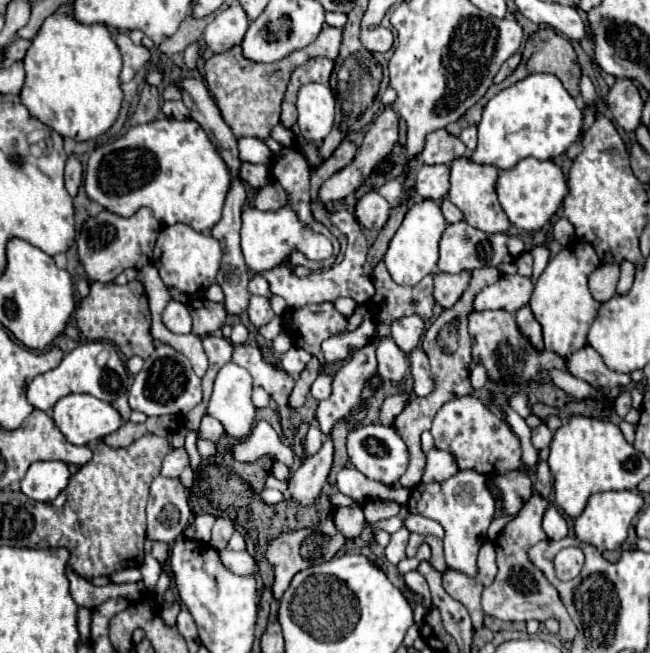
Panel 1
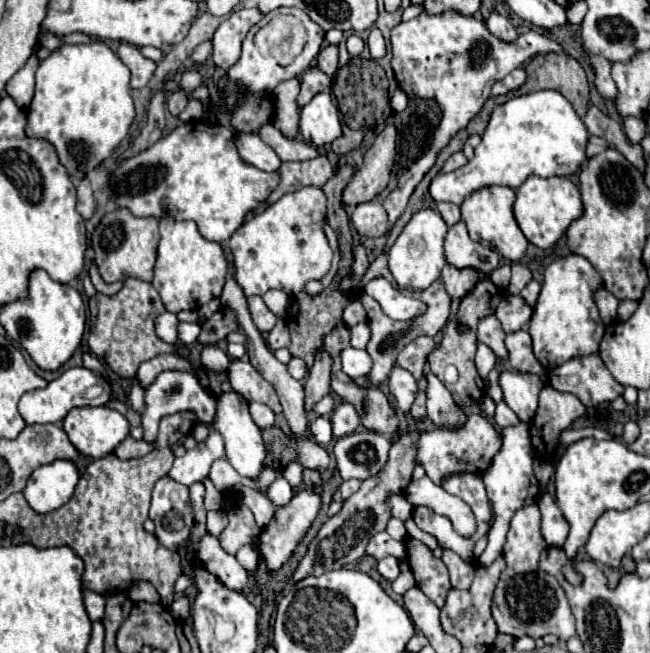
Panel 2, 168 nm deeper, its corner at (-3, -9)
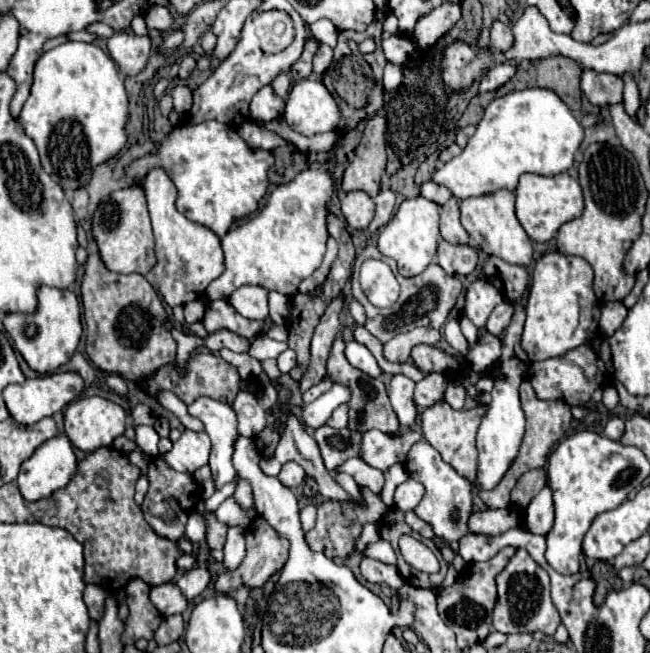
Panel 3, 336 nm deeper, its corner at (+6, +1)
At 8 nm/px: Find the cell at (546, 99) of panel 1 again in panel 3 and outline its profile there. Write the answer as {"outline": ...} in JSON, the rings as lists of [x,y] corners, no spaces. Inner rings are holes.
{"outline":[[[547,88],[515,90],[505,96],[495,98],[485,108],[483,118],[477,124],[477,132],[469,138],[469,144],[463,148],[463,152],[459,156],[455,156],[453,160],[439,166],[433,172],[431,180],[435,184],[449,188],[451,194],[459,200],[489,194],[489,192],[495,192],[501,188],[515,190],[517,180],[523,172],[533,172],[533,174],[541,174],[541,176],[555,176],[555,174],[567,172],[573,166],[573,160],[575,160],[573,156],[575,156],[577,148],[581,146],[581,140],[583,140],[583,128],[581,128],[577,116],[565,106],[565,102],[553,90],[547,90]]]}

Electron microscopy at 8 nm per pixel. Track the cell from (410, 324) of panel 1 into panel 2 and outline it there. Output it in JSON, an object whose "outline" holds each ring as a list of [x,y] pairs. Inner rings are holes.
{"outline":[[[416,338],[414,342],[410,342],[400,354],[398,354],[398,360],[396,364],[404,370],[408,370],[416,380],[422,378],[424,374],[424,364],[426,364],[426,356],[436,348],[436,342],[434,338]]]}

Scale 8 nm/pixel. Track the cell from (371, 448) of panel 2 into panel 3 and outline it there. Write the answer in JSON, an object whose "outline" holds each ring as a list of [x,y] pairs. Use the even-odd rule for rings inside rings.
{"outline":[[[321,426],[313,432],[313,438],[321,448],[321,456],[329,472],[335,472],[345,460],[357,458],[361,454],[361,432],[353,432],[349,428]]]}

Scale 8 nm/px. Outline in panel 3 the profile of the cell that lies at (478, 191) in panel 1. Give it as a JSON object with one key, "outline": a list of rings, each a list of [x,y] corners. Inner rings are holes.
{"outline":[[[497,190],[493,194],[465,198],[459,202],[461,208],[461,224],[469,232],[469,244],[479,246],[491,256],[499,256],[501,260],[517,266],[529,266],[533,248],[527,232],[521,228],[515,216],[515,200],[511,190]]]}

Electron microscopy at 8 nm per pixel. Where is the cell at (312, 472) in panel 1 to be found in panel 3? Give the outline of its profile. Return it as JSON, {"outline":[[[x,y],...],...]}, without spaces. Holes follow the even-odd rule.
{"outline":[[[263,516],[253,518],[253,522],[245,528],[245,536],[247,536],[247,556],[243,558],[243,562],[237,570],[233,570],[229,574],[221,574],[217,578],[217,582],[215,582],[217,592],[231,594],[239,584],[247,584],[249,588],[259,588],[271,578],[271,574],[281,570],[283,564],[287,562],[289,540],[285,540],[283,536],[277,536],[277,532],[273,532],[273,528],[269,528],[269,522]]]}

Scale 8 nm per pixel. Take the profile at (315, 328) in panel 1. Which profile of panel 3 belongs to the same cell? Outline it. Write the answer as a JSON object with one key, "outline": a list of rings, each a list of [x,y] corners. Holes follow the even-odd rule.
{"outline":[[[335,338],[333,342],[333,348],[331,348],[331,354],[329,354],[329,360],[327,360],[327,374],[333,382],[337,384],[345,384],[349,390],[351,390],[351,400],[349,400],[349,428],[351,430],[359,430],[359,432],[367,432],[371,428],[377,428],[381,432],[387,432],[387,434],[399,434],[399,420],[389,404],[389,396],[387,396],[387,390],[383,386],[381,380],[377,378],[367,378],[361,370],[353,368],[347,360],[345,360],[345,354],[343,354],[343,348],[345,348],[345,342],[341,338]]]}

